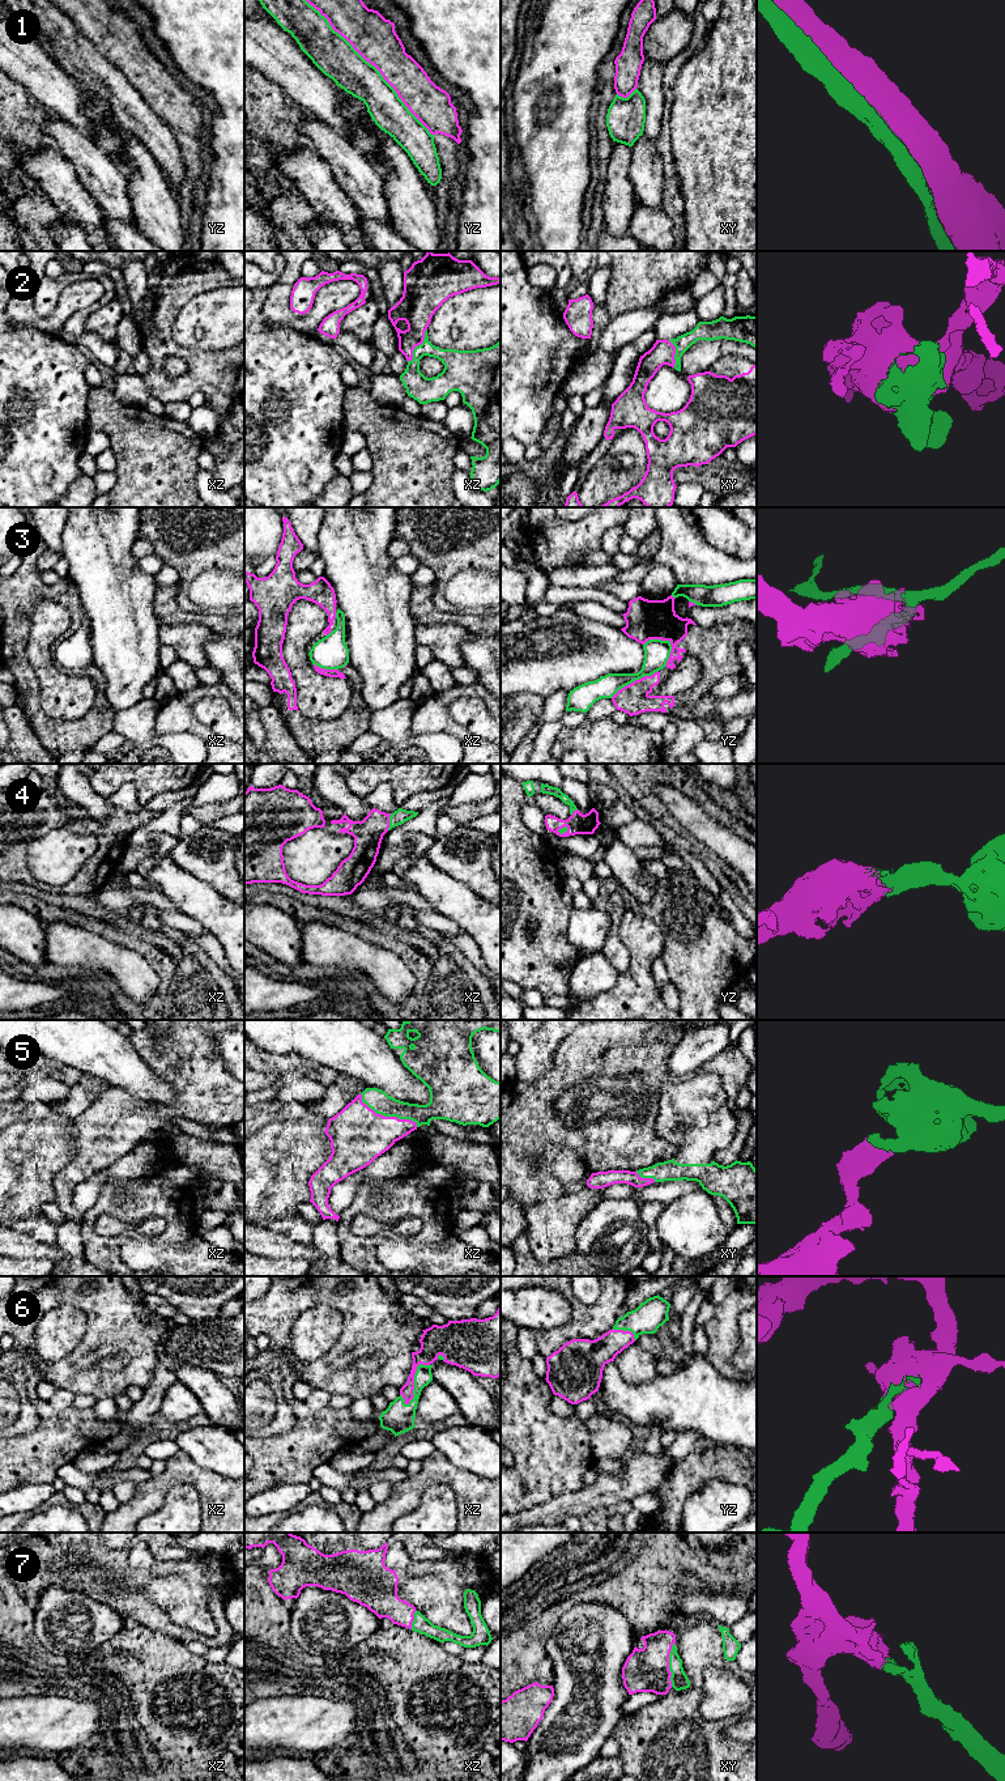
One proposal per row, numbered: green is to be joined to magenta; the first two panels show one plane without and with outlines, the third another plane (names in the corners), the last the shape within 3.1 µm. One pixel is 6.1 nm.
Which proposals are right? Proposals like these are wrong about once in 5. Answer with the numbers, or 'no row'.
1, 2, 4, 5, 6, 7

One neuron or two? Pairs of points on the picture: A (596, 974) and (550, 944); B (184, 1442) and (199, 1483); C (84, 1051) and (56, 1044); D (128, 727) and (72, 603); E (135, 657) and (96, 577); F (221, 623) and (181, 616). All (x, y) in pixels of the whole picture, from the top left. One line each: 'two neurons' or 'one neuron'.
A: two neurons
B: two neurons
C: one neuron
D: two neurons
E: one neuron
F: one neuron

